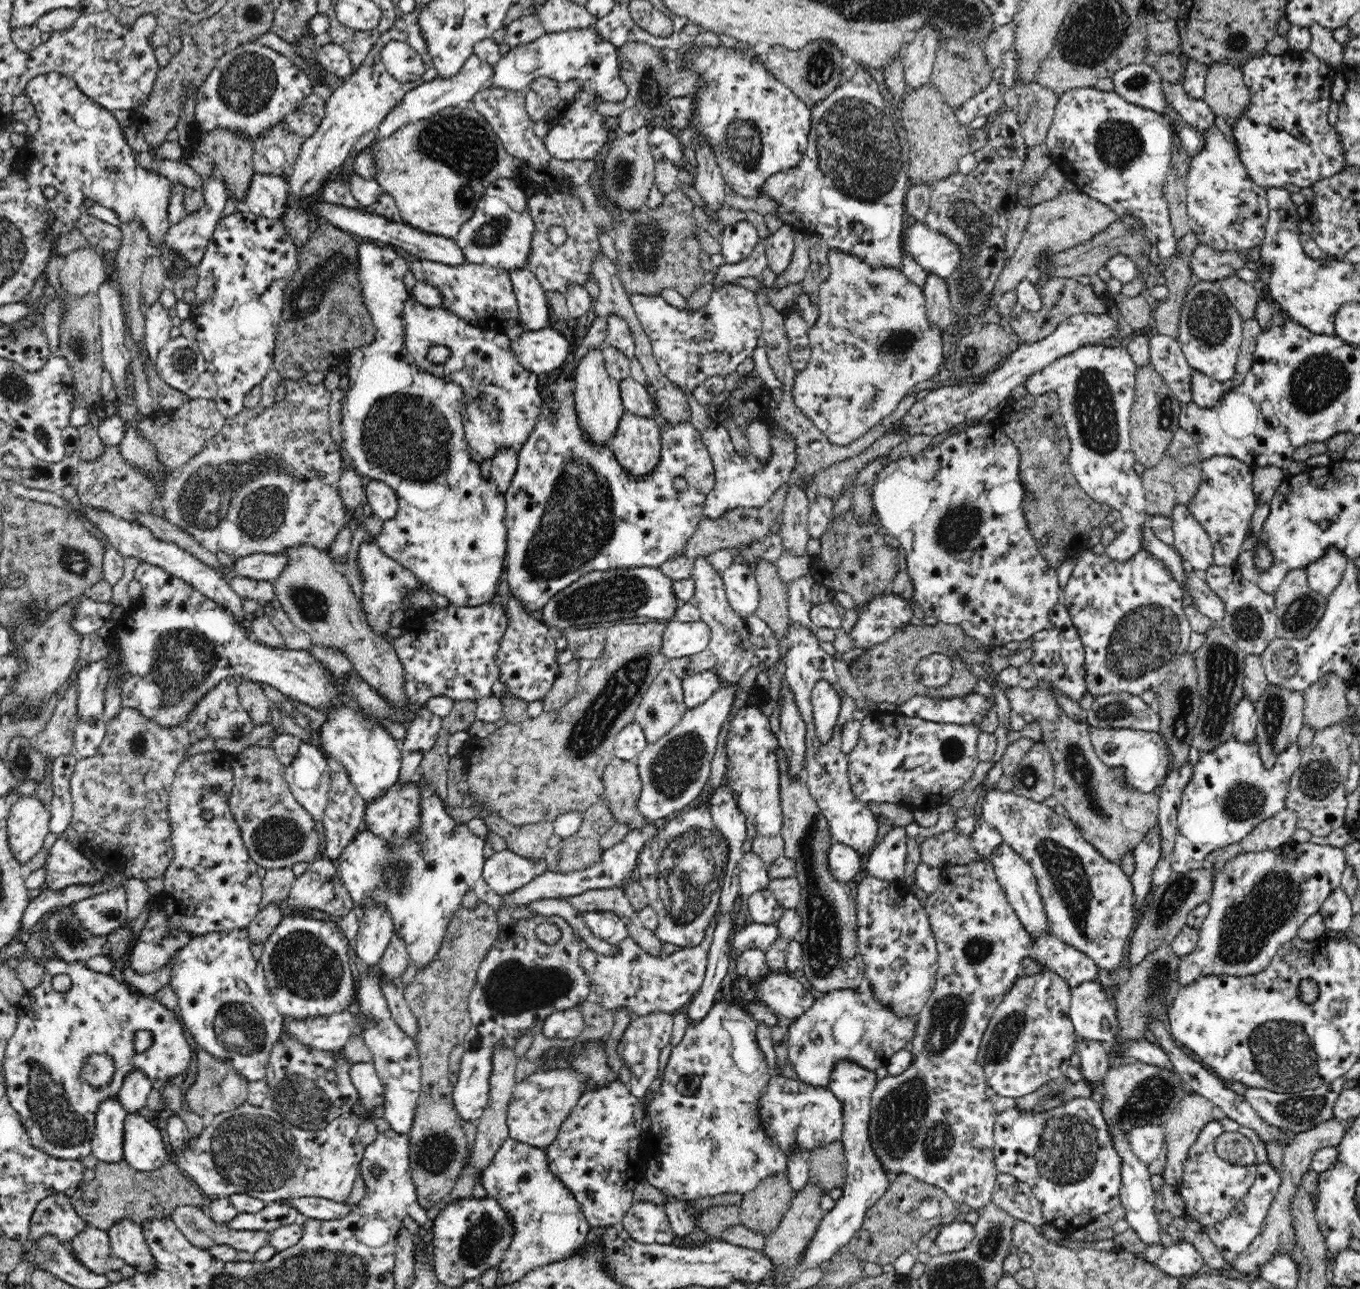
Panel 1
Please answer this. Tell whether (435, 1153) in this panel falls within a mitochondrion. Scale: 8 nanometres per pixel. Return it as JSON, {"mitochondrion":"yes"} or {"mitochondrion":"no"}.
{"mitochondrion":"yes"}

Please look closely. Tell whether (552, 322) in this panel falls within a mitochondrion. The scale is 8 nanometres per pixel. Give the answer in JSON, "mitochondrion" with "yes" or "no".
{"mitochondrion":"no"}

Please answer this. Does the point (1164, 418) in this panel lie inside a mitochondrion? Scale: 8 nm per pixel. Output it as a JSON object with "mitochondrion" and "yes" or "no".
{"mitochondrion":"yes"}

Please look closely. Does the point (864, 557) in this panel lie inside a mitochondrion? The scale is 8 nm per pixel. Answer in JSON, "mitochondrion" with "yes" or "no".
{"mitochondrion":"yes"}

